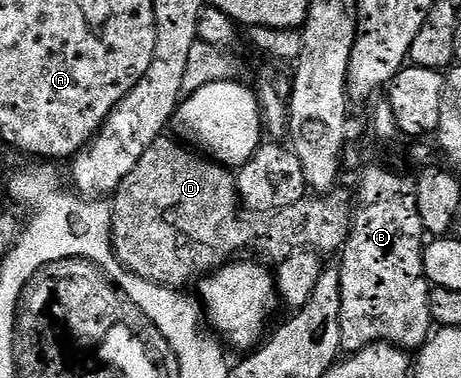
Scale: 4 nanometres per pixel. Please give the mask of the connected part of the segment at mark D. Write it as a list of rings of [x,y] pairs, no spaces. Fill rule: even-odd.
[[[150,151],[141,156],[137,167],[133,167],[129,175],[125,175],[110,202],[111,239],[115,258],[122,268],[128,269],[139,278],[182,290],[187,287],[183,285],[189,284],[190,281],[198,282],[212,271],[220,269],[222,265],[228,264],[236,255],[242,254],[239,253],[242,249],[247,249],[250,245],[257,252],[264,253],[268,262],[278,263],[300,251],[320,255],[338,254],[347,243],[347,237],[353,228],[353,197],[352,194],[350,197],[343,187],[251,219],[255,221],[242,221],[241,218],[235,217],[235,212],[240,212],[241,202],[237,196],[237,177],[234,172],[227,170],[230,168],[195,151],[157,152]]]

